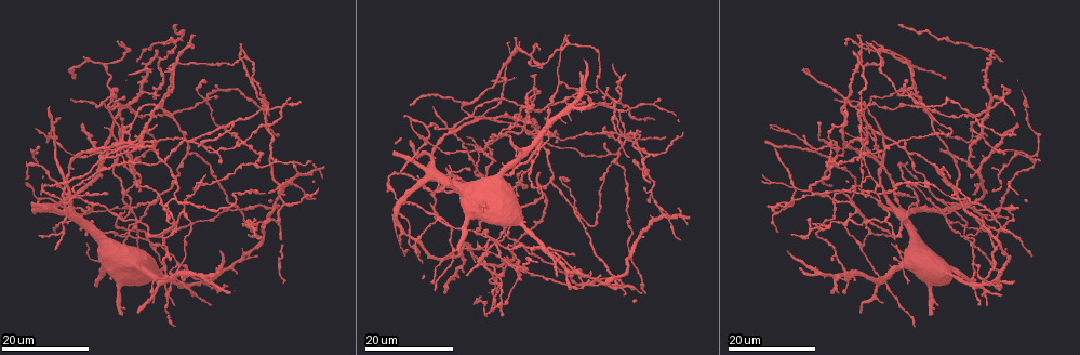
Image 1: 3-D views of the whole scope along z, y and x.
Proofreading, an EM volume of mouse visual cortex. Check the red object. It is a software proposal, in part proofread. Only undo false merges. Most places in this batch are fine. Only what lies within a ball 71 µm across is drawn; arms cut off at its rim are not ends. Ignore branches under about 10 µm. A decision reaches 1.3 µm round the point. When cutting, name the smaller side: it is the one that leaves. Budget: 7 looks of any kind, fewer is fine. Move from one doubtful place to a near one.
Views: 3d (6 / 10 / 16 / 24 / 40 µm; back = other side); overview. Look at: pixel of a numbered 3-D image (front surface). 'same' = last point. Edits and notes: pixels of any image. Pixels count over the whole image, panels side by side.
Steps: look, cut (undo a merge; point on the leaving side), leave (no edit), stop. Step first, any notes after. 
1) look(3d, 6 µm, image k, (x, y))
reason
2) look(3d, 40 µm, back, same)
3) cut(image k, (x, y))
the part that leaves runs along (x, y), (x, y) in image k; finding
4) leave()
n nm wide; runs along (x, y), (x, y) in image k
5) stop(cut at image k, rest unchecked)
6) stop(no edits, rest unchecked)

look(3d, 24 µm, image 1, (804, 141))
side arm on a straight run

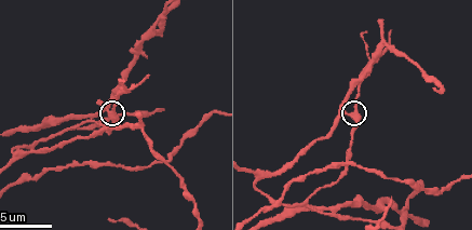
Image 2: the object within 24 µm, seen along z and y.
look(3d, 10 µm, image 2, (114, 111))
zoom in

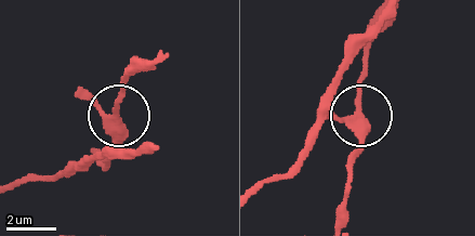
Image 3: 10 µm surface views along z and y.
leave()
250 nm wide; one neuron here

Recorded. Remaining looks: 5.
look(3d, 10 µm, image 2, (61, 120))
four arms meet

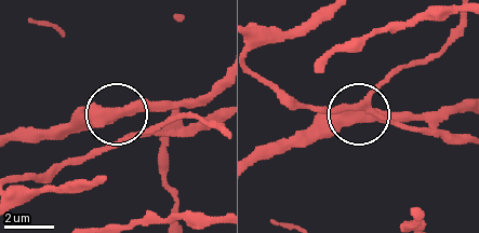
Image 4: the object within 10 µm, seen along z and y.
leave()
410 nm wide; continuous, no second neuron

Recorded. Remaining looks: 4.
look(3d, 16 µm, image 1, (810, 190))

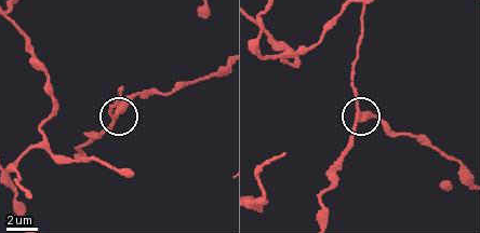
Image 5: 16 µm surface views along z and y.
look(3d, 6 µm, image 5, (356, 119))

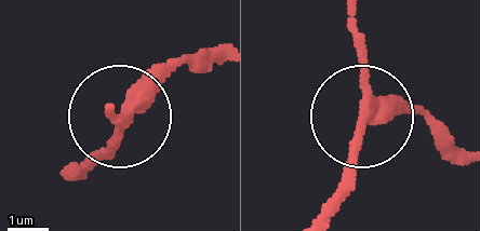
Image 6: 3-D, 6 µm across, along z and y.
leave()
270 nm wide; runs along (317, 218), (362, 114), (355, 22) in image 6; continuous, no second neuron

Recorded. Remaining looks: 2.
stop(no edits, rest unchecked)

